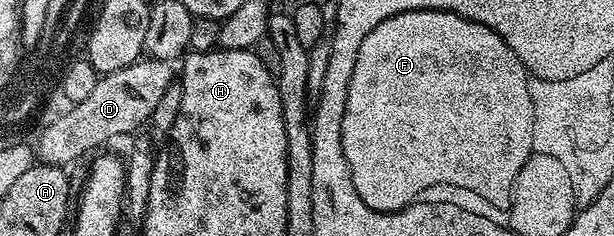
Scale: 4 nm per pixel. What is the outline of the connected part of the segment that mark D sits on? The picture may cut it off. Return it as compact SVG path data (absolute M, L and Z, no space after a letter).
M149 56L120 68L120 72L103 74L96 88L85 100L73 103L55 122L46 126L38 138L36 154L47 166L70 168L77 158L93 155L105 142L130 134L149 123L156 104L163 99L164 92L176 82L176 70L171 63L161 62Z

